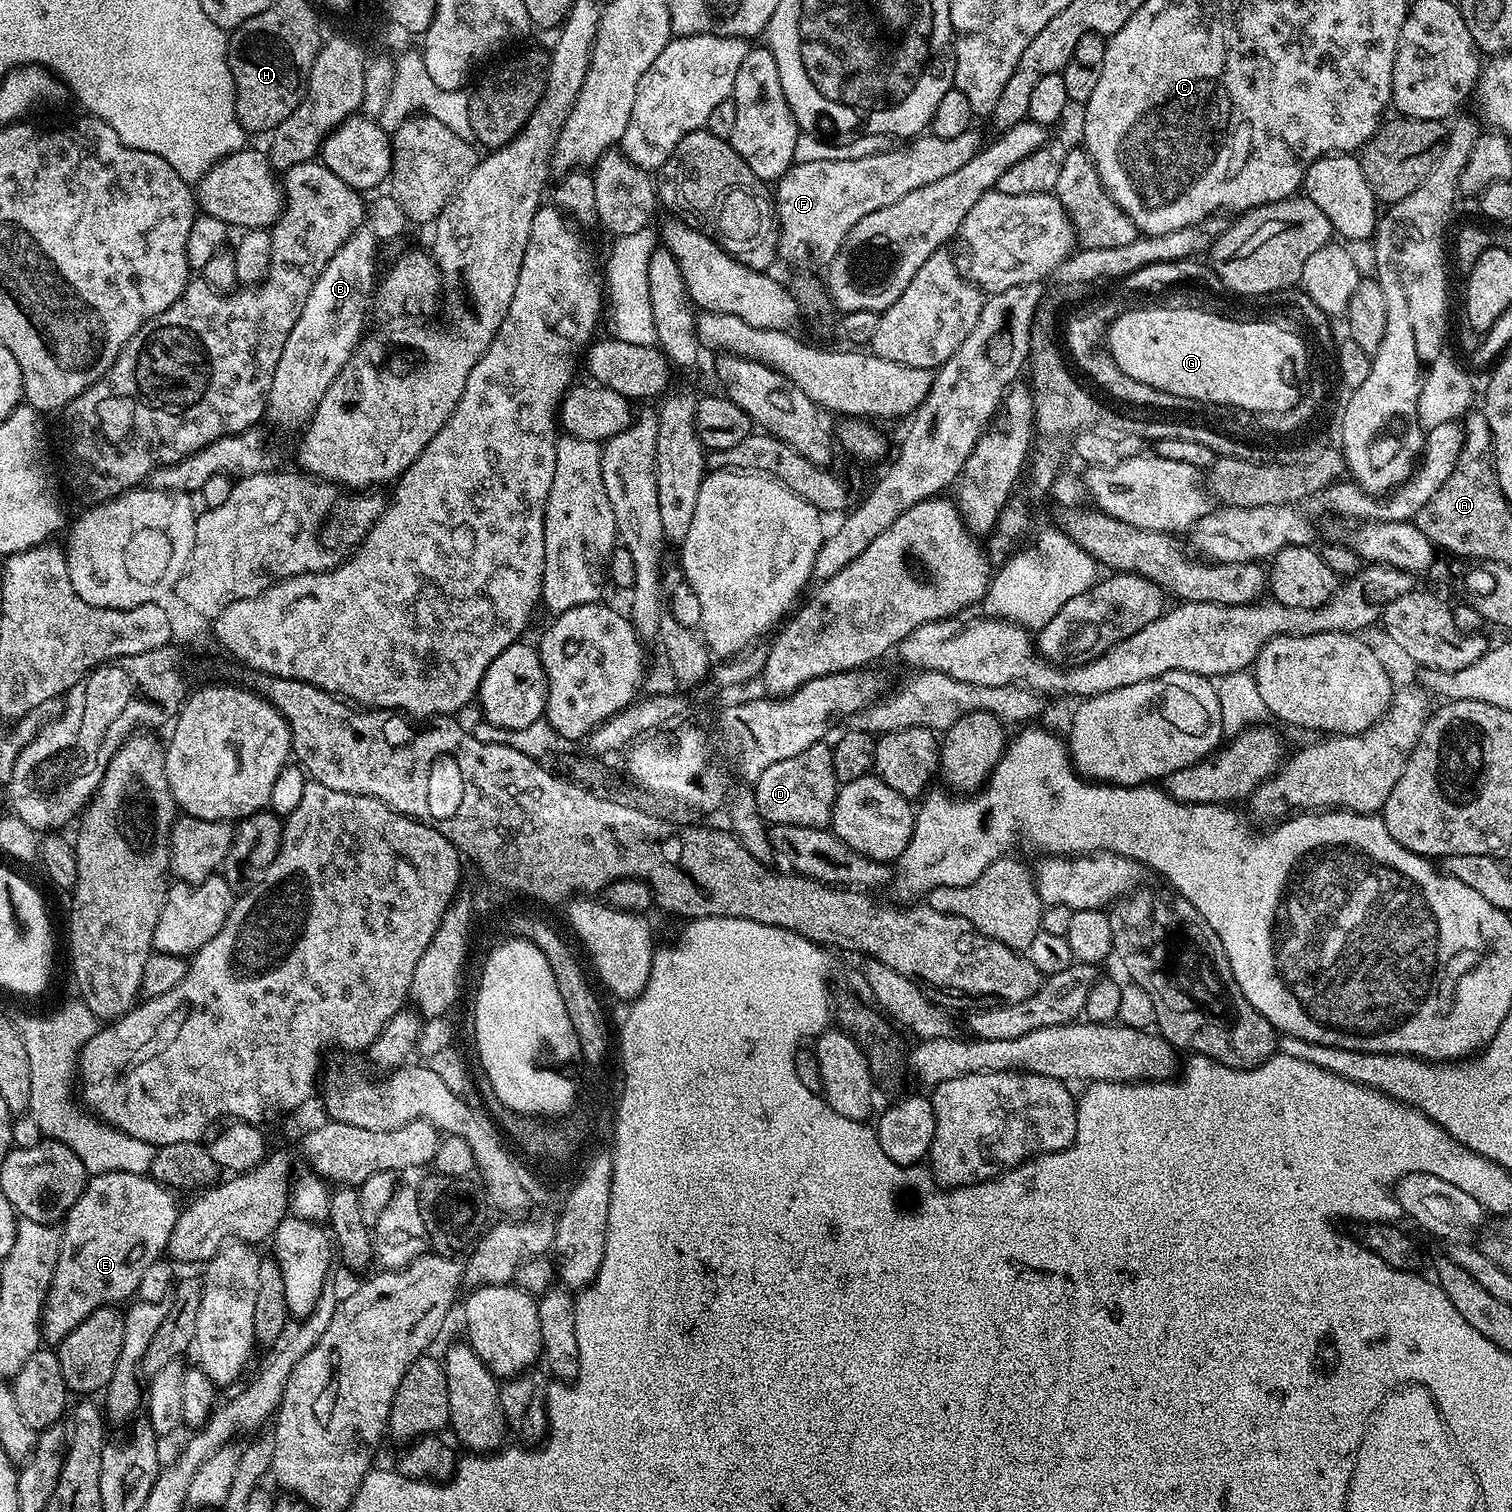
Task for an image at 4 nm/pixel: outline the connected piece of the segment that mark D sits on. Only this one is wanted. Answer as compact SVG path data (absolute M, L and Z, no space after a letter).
M821 742L810 746L810 750L802 750L802 754L794 754L794 758L786 758L786 762L774 762L755 780L756 801L760 816L769 825L789 824L790 826L810 826L811 828L828 828L832 822L832 811L836 805L838 781L832 765L832 748Z

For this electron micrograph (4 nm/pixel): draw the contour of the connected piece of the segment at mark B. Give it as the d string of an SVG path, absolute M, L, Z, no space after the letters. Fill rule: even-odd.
M362 226L354 234L350 234L350 238L340 247L338 254L330 258L322 274L318 274L318 282L314 282L310 295L306 298L306 305L302 308L302 313L298 316L293 329L290 330L282 356L278 360L278 367L274 370L274 380L271 382L265 408L265 419L268 422L271 421L286 428L307 423L316 412L318 402L322 402L326 390L330 390L342 366L346 366L346 362L355 352L356 345L360 343L366 332L364 315L368 312L368 304L370 308L370 301L374 296L374 285L378 280L376 247L378 247L376 236L367 226Z

